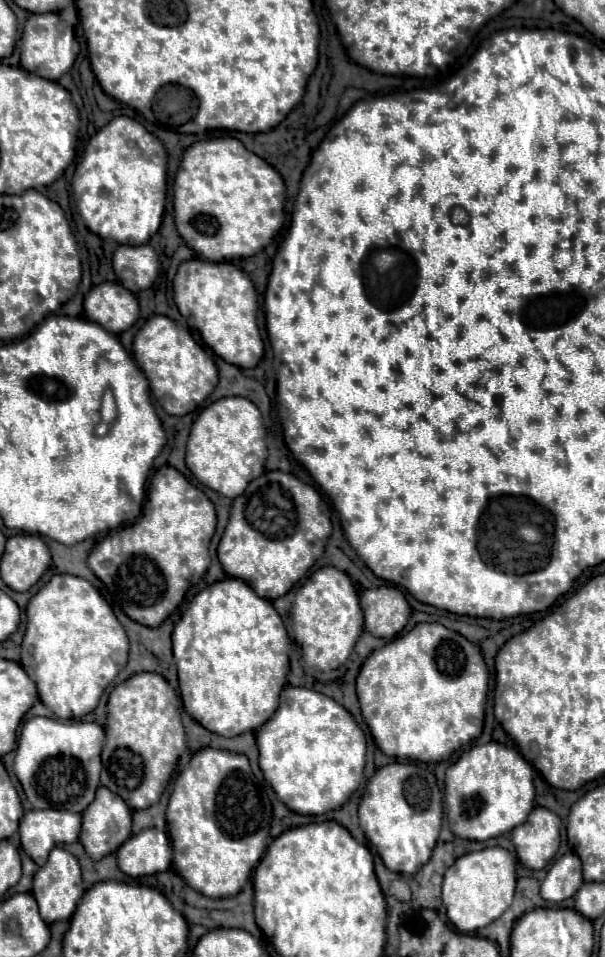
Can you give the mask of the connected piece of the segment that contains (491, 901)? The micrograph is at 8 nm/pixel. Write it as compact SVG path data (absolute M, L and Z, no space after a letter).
M485 848L461 856L447 872L443 880L443 904L447 918L459 932L479 930L497 920L513 900L515 892L515 858L505 848Z

